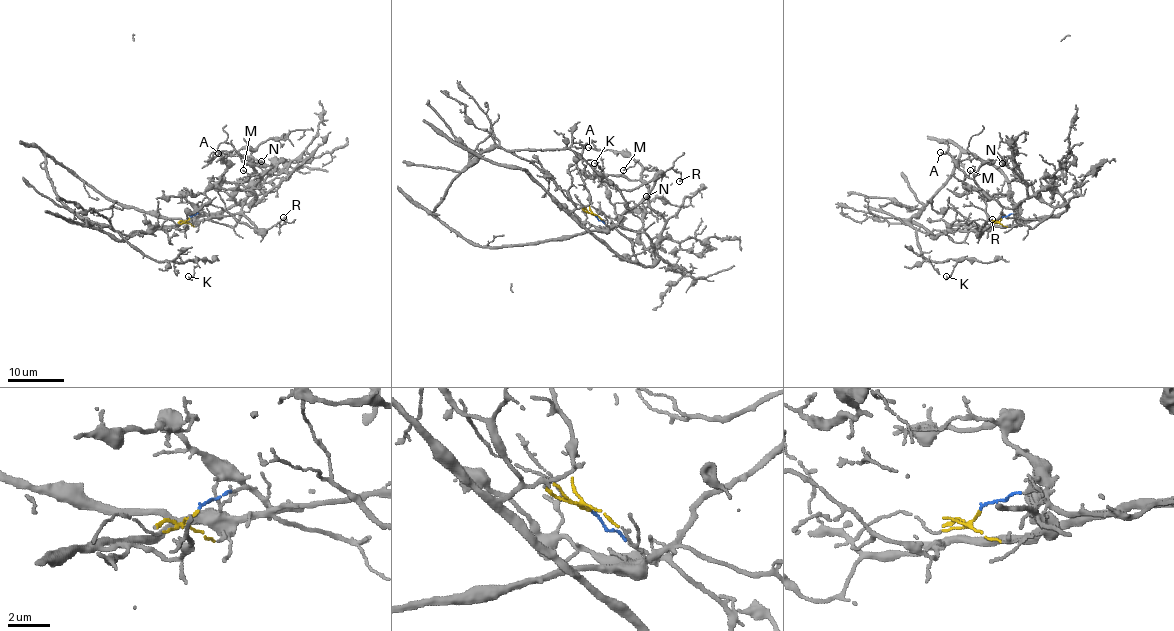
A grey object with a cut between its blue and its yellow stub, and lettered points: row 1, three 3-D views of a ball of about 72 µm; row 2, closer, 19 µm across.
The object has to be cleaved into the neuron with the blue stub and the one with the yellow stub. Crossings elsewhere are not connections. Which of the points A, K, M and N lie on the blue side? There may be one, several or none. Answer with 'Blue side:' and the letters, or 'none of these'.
Blue side: A, M, N

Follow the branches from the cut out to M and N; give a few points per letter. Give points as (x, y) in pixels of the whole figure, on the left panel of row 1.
M: (189, 218), (200, 212), (219, 218), (256, 187), (264, 194), (252, 207), (259, 177), (242, 170)
N: (189, 218), (203, 212), (219, 218), (242, 203), (233, 194), (254, 172), (254, 162), (261, 161)

